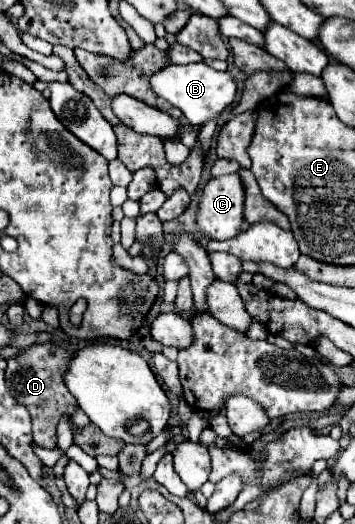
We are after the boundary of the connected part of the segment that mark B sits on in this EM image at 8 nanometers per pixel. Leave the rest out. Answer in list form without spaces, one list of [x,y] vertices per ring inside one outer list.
[[[205,62],[185,64],[185,66],[167,64],[159,72],[151,74],[149,86],[159,98],[177,106],[183,112],[185,120],[191,124],[205,124],[215,114],[221,114],[235,100],[235,92],[237,92],[237,86],[229,76],[229,72],[217,72]]]

